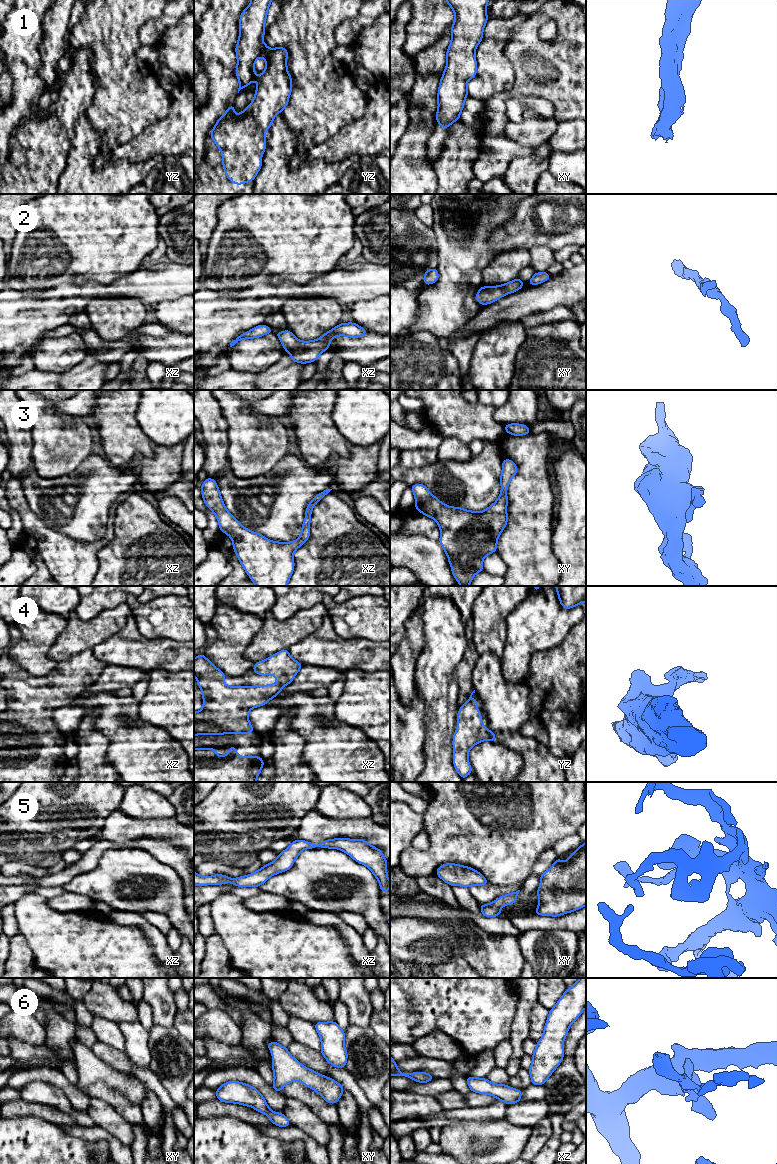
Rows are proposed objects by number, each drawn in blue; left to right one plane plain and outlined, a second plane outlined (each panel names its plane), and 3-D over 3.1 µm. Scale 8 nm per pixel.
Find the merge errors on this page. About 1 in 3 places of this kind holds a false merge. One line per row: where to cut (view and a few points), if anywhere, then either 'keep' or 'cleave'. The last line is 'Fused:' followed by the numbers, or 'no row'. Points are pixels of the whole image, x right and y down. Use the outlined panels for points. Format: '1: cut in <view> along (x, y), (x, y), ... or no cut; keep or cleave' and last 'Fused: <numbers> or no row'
1: no cut; keep
2: no cut; keep
3: no cut; keep
4: no cut; keep
5: no cut; keep
6: no cut; keep
Fused: no row

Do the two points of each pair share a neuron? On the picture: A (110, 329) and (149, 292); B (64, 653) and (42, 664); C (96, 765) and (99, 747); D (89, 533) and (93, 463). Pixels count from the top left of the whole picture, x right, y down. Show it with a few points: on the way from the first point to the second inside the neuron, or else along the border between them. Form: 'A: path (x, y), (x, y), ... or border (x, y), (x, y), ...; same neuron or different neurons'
A: border (118, 297), (140, 298), (145, 303); different neurons
B: border (58, 636), (48, 653), (48, 656), (57, 663); different neurons
C: path (96, 761), (96, 751); same neuron
D: path (88, 516), (88, 492), (96, 483), (96, 480); same neuron

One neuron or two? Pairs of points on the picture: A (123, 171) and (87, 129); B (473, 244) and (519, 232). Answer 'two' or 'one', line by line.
A: one
B: two

